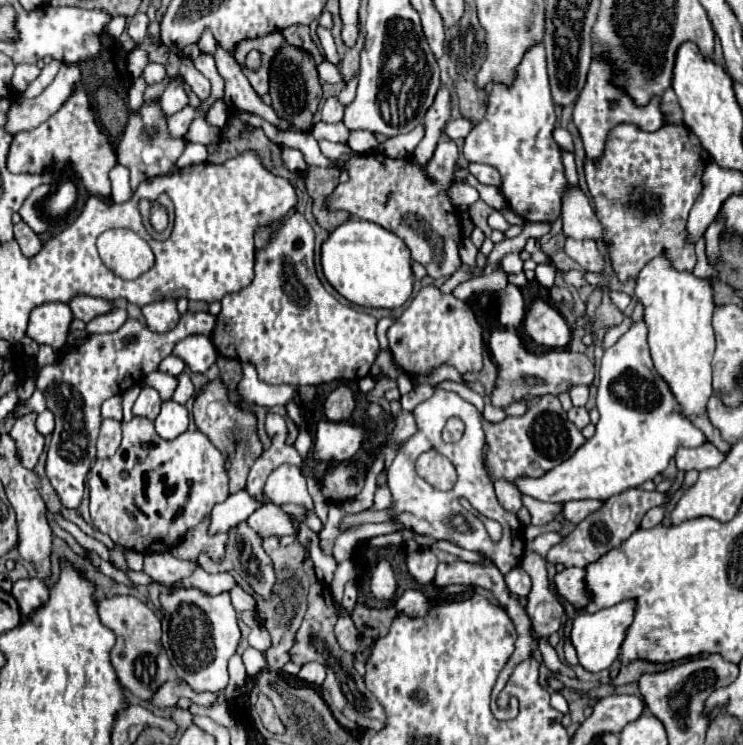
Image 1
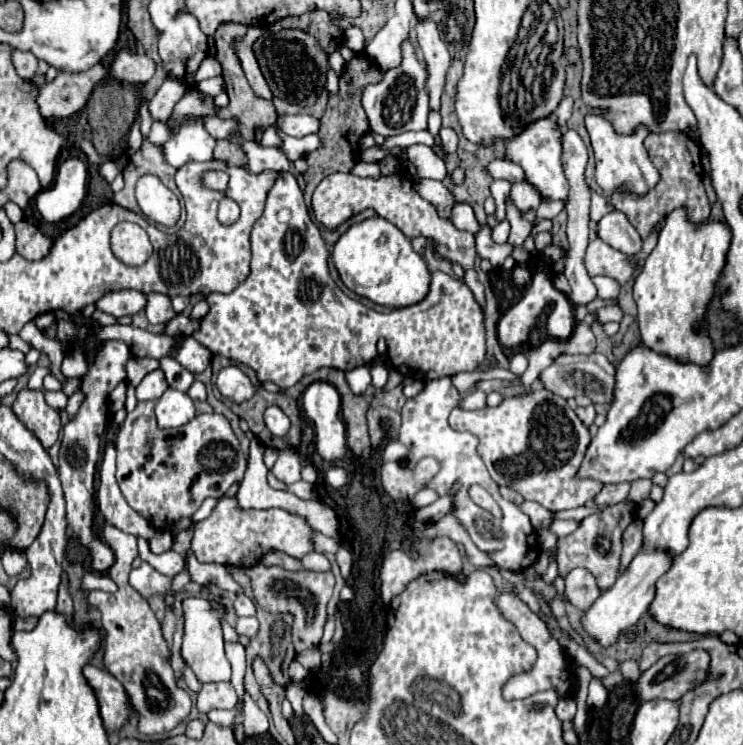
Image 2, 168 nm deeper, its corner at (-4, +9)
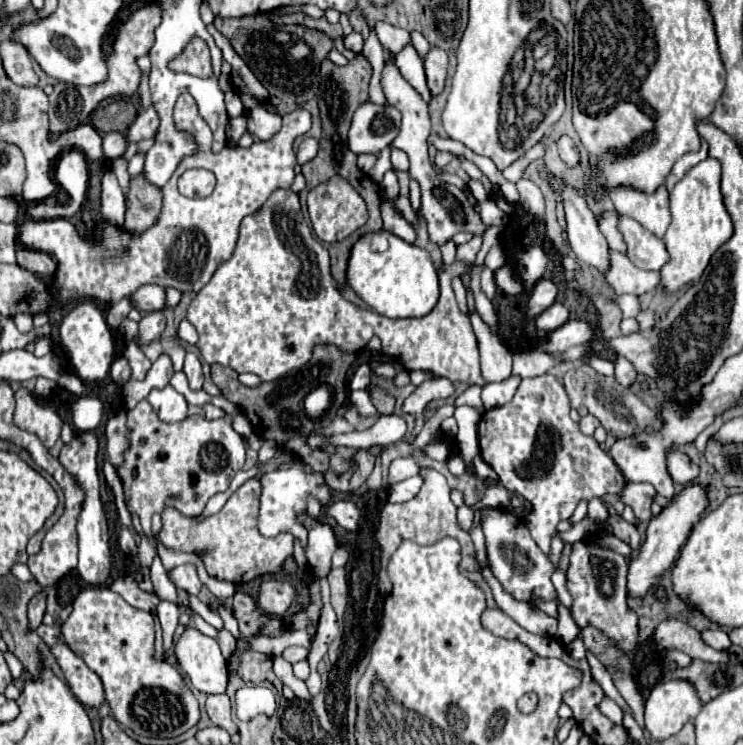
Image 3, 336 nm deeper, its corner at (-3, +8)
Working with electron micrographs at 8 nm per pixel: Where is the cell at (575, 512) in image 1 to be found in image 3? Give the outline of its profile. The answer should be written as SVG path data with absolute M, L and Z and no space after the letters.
M629 483L619 493L623 503L629 505L637 519L649 519L651 517L651 503L657 495L657 491L649 483Z

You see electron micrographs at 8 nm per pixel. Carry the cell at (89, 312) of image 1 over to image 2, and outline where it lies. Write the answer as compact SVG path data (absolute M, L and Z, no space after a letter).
M118 290L112 294L104 294L104 298L100 298L96 302L96 308L112 314L116 318L126 316L126 314L136 314L138 310L142 310L146 306L146 294L136 292L136 290Z

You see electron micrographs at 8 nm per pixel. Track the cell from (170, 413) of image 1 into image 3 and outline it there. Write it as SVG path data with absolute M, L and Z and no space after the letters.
M171 385L151 391L147 401L151 403L151 407L159 415L159 419L165 423L177 423L187 417L187 401Z

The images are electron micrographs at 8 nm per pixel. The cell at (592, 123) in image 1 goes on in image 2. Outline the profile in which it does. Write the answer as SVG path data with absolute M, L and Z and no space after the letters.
M586 114L586 130L592 140L596 156L596 182L610 196L616 188L632 190L636 194L646 194L658 182L658 170L648 158L648 152L642 146L642 140L648 136L648 126L638 126L632 134L616 134L612 122L604 114Z

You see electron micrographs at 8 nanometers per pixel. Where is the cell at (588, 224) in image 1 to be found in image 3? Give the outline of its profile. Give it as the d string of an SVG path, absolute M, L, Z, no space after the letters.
M623 217L619 221L619 231L627 243L627 257L645 271L659 271L663 263L667 263L669 253L665 249L665 243L651 235L647 229L643 229L641 223L635 219Z

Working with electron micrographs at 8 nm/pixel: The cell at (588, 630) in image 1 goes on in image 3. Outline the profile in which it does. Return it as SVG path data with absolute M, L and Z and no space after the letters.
M687 485L679 497L675 497L657 517L653 517L653 521L647 527L643 547L629 563L629 575L627 575L629 597L645 597L653 587L659 585L661 573L665 573L671 567L679 549L689 539L691 527L699 521L705 507L707 507L705 491L699 485Z

